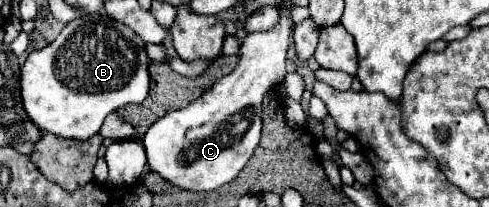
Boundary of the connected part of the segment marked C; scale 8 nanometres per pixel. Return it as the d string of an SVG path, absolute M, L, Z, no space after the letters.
M270 30L246 36L236 70L216 80L214 86L184 110L168 112L150 126L142 142L152 172L182 190L216 190L238 176L260 142L262 98L286 74L288 44L276 42L272 34Z

